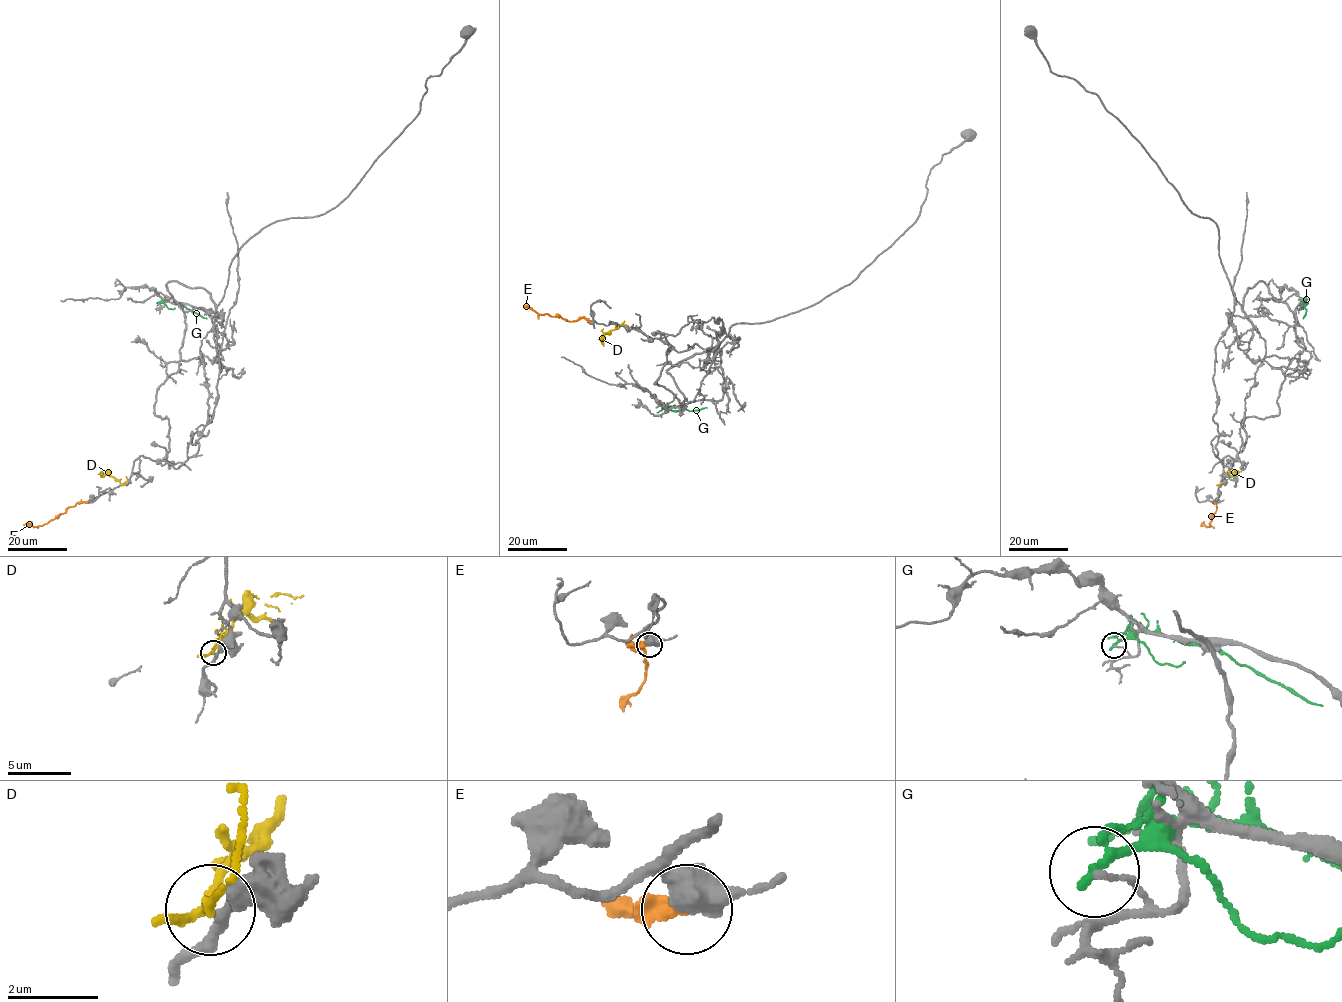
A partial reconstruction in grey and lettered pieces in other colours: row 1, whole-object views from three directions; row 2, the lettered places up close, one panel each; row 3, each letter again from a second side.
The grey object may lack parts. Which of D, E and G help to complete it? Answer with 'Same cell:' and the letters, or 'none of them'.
Same cell: none of them

